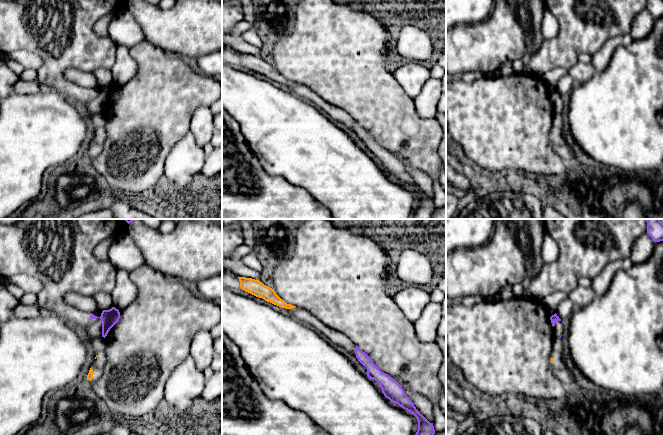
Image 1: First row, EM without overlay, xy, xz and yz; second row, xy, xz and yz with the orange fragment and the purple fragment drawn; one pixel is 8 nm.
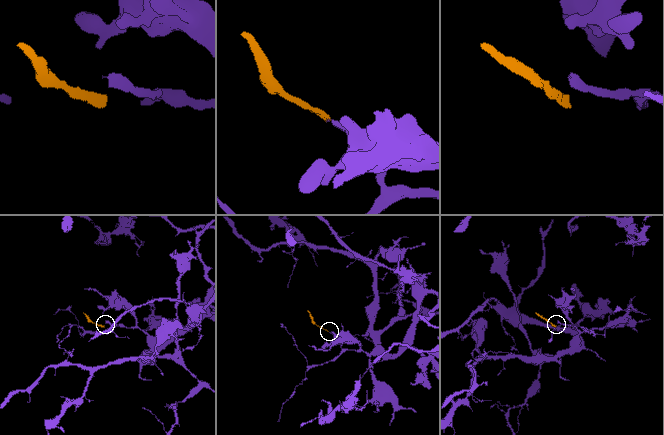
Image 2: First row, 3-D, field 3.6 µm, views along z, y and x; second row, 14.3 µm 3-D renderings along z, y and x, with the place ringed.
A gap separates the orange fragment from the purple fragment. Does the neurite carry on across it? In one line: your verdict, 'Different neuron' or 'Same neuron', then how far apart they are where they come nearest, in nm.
Different neuron. Distance 160 nm

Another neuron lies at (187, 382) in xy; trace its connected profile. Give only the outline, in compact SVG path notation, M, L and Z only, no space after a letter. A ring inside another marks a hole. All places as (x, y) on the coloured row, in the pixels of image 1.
M189 355L172 373L165 385L164 399L172 410L184 412L190 408L192 402L201 397L205 389L205 376L203 371L199 370Z

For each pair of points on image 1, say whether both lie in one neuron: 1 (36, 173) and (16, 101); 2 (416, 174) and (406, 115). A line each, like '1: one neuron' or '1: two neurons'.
1: one neuron
2: two neurons

